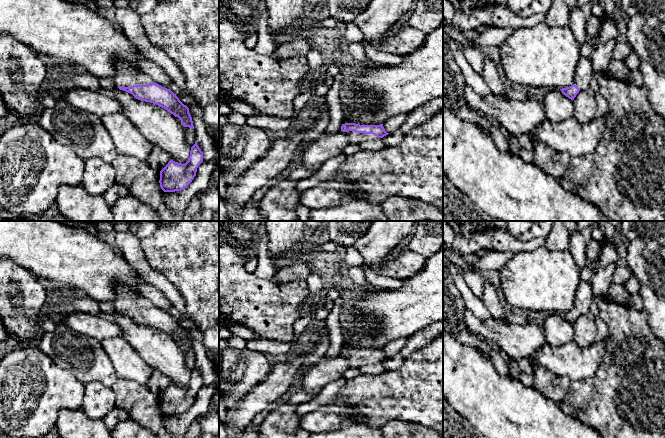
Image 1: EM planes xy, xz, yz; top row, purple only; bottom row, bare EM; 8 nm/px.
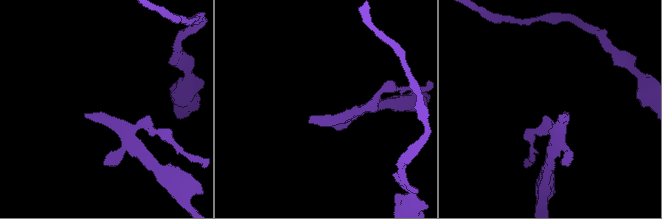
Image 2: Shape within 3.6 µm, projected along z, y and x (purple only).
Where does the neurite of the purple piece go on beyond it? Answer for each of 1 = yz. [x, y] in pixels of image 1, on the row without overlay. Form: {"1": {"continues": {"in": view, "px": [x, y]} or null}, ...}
{"1": {"continues": {"in": "yz", "px": [584, 295]}}}

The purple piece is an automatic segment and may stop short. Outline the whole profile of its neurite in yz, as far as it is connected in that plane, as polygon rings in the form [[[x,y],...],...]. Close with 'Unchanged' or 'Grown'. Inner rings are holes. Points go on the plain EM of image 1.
[[[580,281],[575,294],[574,308],[560,314],[566,321],[574,324],[580,314],[590,312],[592,300],[593,289],[591,283],[589,281]]]. Grown

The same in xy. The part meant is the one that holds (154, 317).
[[[127,284],[116,285],[115,310],[136,323],[156,328],[178,341],[184,351],[194,353],[189,332],[170,314],[155,307],[150,300],[133,291]]]. Grown

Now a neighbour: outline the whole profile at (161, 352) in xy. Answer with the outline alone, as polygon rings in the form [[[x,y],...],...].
[[[117,310],[111,319],[121,328],[122,338],[153,370],[164,374],[175,386],[185,388],[188,385],[191,371],[173,338],[156,328],[138,324]]]

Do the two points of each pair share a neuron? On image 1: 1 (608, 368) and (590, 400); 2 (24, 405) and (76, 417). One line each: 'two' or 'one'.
1: one
2: two

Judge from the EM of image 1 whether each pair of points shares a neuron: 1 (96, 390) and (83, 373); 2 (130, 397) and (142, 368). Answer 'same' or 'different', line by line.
1: different
2: different

